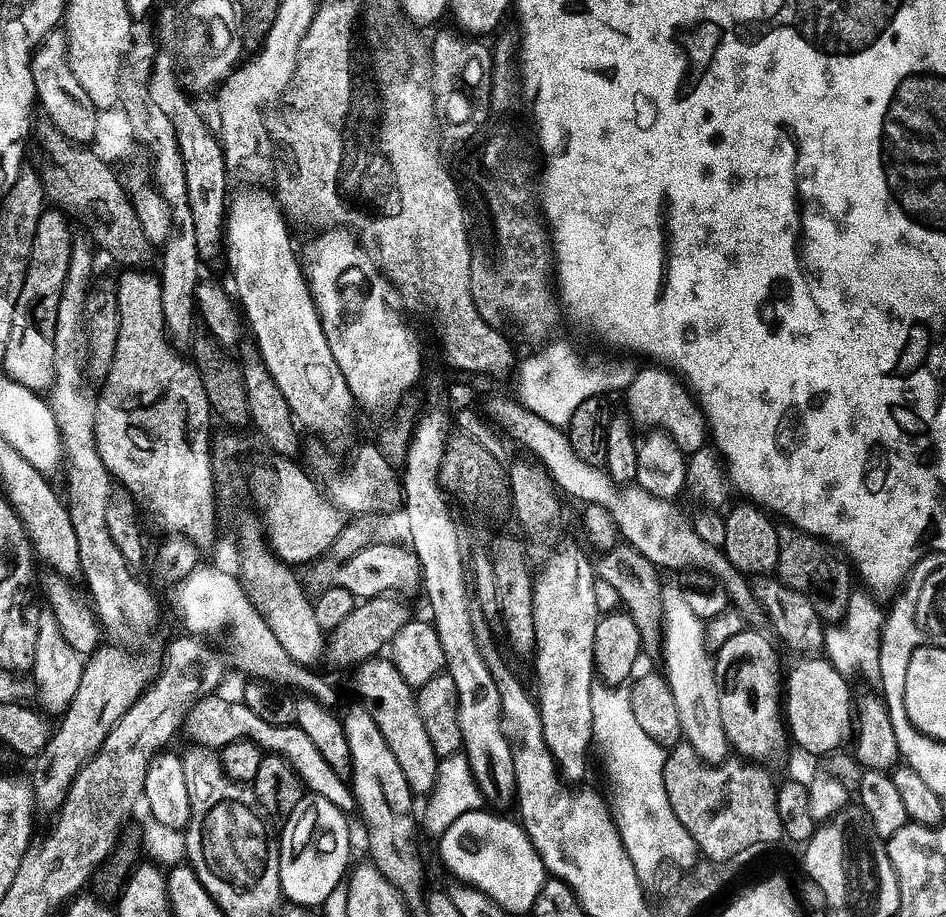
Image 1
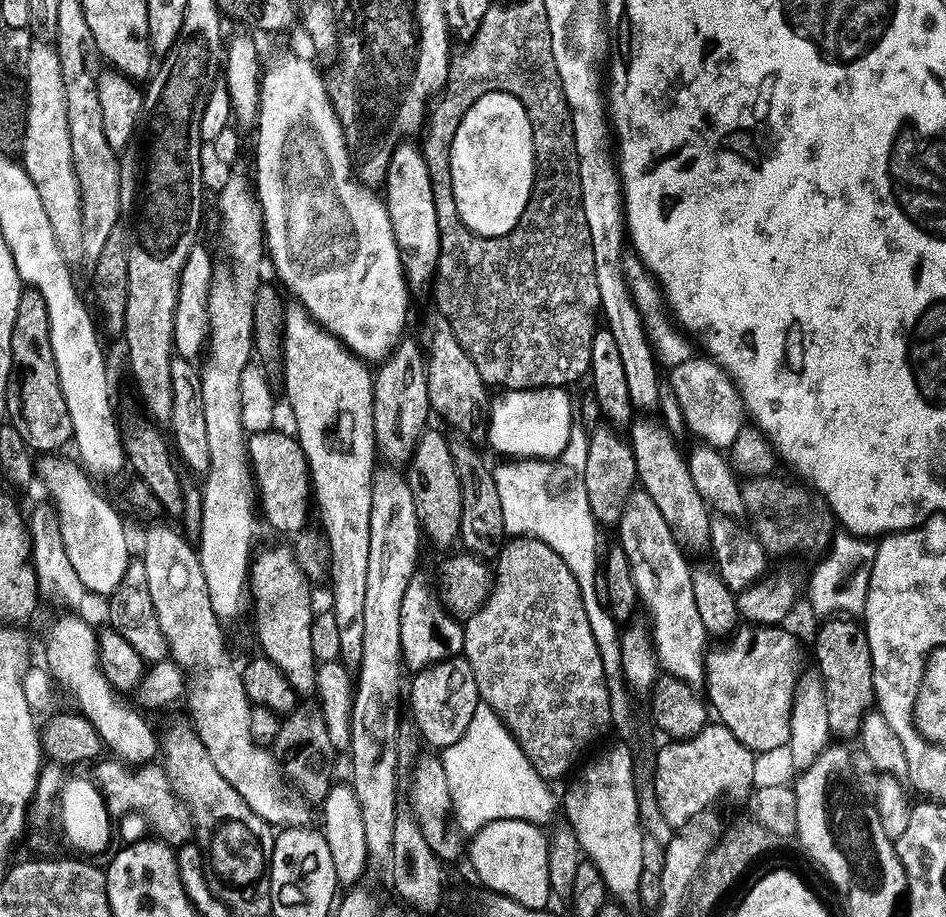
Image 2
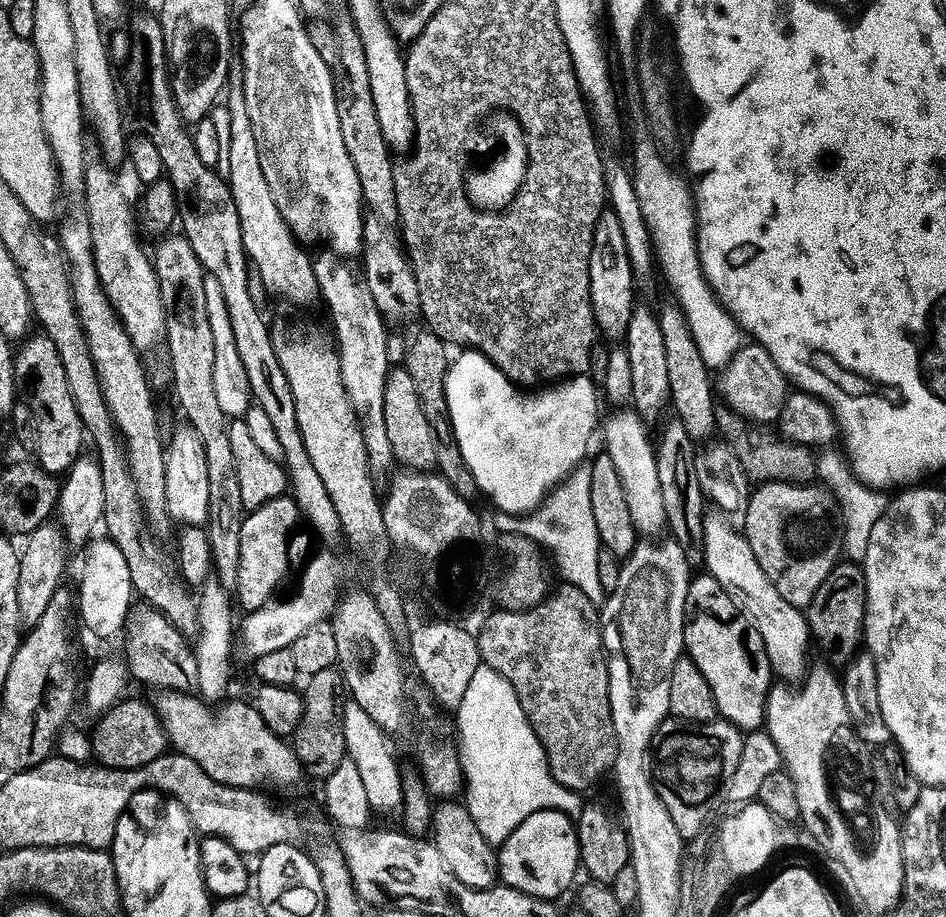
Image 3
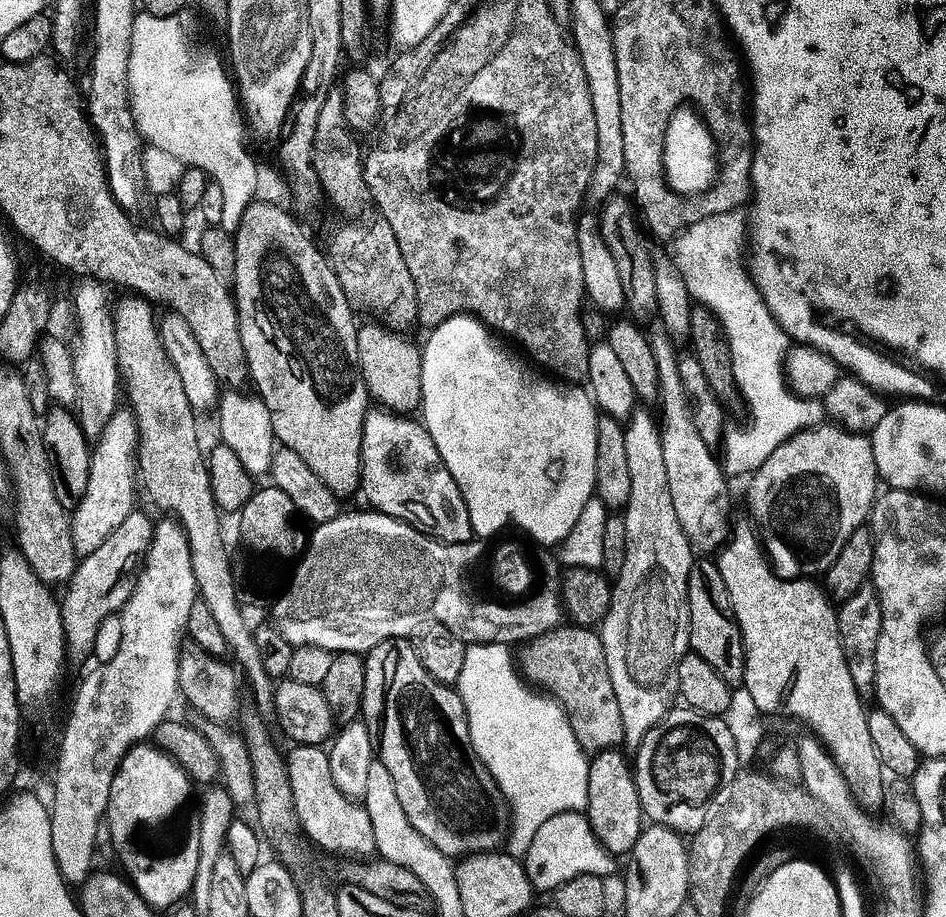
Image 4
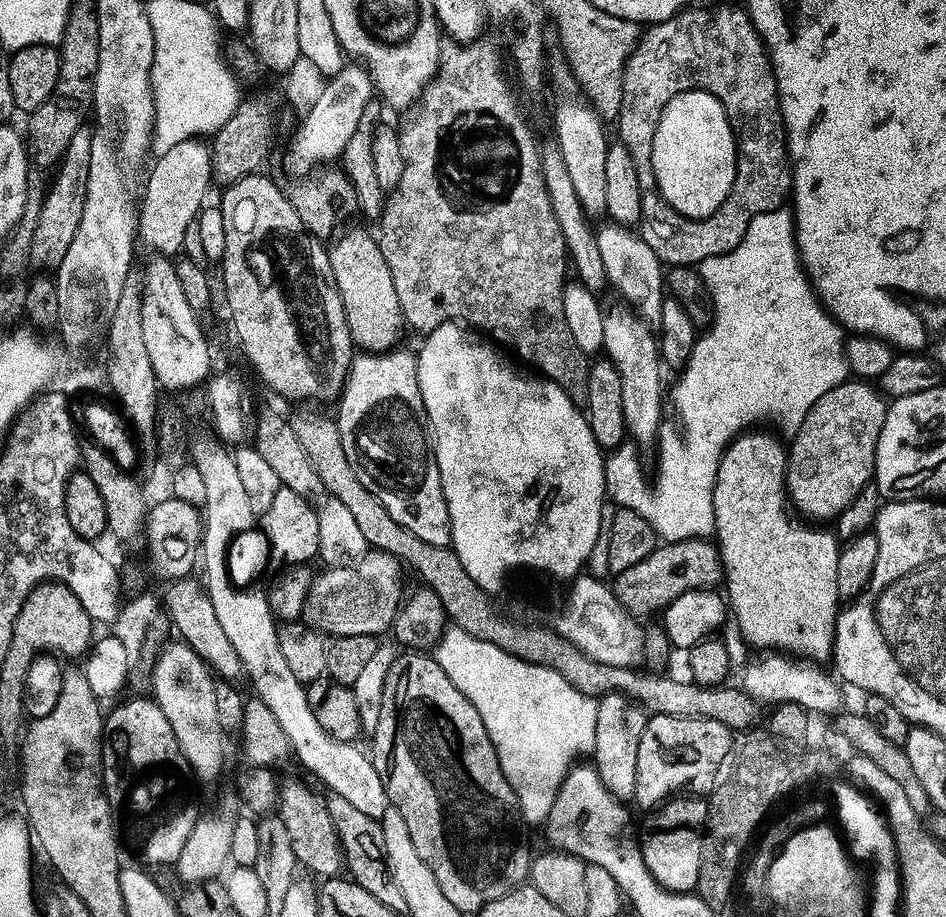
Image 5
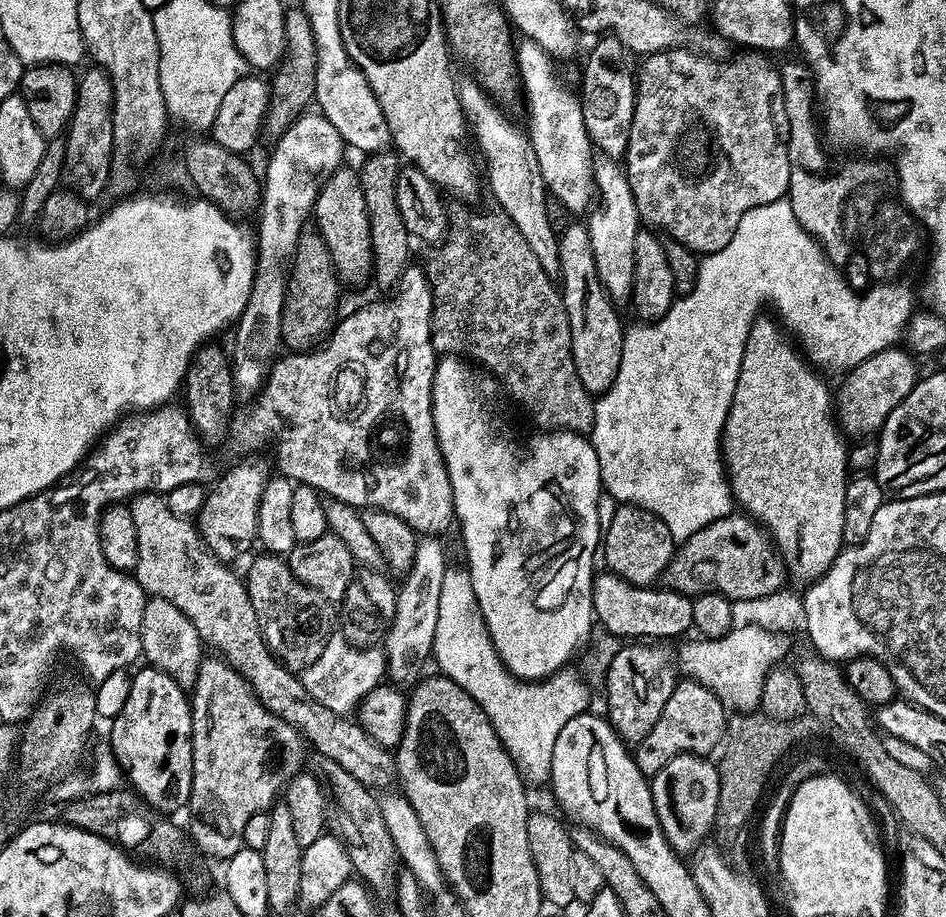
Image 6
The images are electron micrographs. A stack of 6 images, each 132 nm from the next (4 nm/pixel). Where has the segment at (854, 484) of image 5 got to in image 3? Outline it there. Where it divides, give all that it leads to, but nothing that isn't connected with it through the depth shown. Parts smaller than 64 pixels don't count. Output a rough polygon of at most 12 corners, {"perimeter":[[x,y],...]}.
{"perimeter":[[764,482],[743,531],[762,571],[807,610],[841,563],[819,483]]}

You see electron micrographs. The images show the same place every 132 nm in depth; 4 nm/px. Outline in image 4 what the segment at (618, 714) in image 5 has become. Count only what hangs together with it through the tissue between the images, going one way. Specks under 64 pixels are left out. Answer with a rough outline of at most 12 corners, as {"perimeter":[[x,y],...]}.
{"perimeter":[[623,751],[591,757],[586,815],[611,856],[644,833],[636,773]]}

